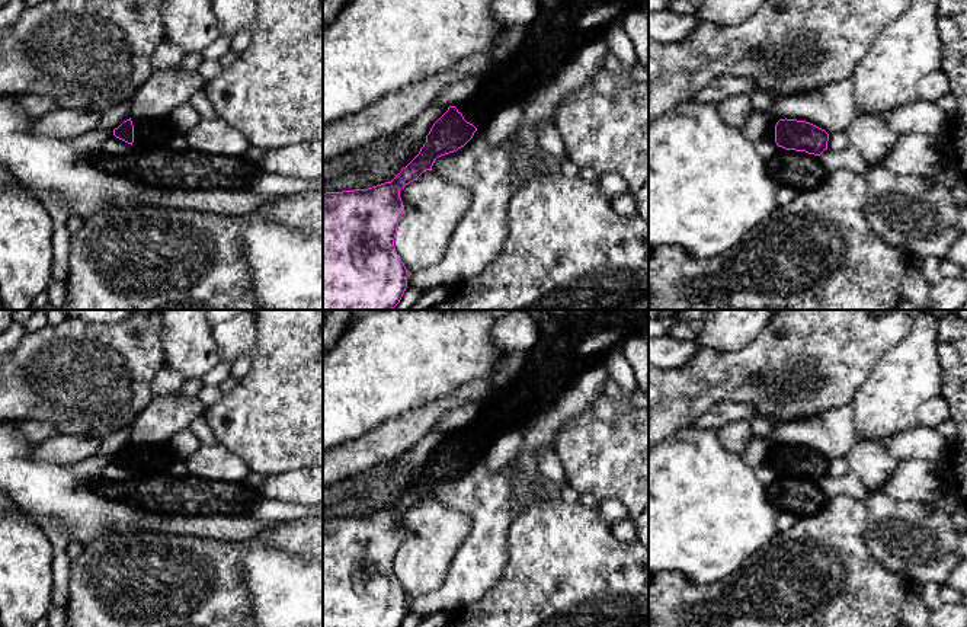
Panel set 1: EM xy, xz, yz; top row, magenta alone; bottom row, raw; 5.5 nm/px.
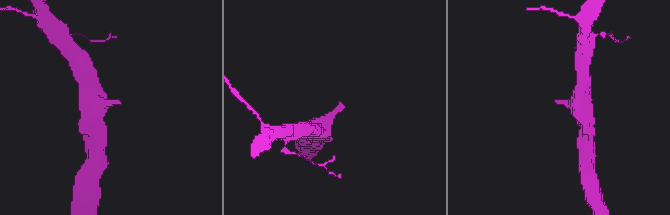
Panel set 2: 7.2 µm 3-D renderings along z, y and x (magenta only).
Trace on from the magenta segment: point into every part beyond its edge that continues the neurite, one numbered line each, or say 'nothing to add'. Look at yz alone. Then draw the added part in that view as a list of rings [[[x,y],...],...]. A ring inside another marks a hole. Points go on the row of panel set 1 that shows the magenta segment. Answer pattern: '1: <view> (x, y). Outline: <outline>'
1: yz (771, 127). Outline: [[[771,118],[771,119],[769,119],[769,124],[768,124],[768,129],[766,129],[766,138],[768,138],[777,148],[779,148],[779,147],[778,147],[777,143],[775,143],[775,125],[777,125],[777,122],[778,122],[779,119],[782,119],[782,118]]]

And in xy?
1: xy (147, 136). Outline: [[[131,118],[131,121],[134,125],[132,147],[138,151],[150,151],[167,144],[176,134],[169,118],[154,122],[145,118]]]

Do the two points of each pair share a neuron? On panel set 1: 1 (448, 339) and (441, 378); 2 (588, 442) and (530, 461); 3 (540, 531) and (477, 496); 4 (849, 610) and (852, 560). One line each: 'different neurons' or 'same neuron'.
1: same neuron
2: different neurons
3: different neurons
4: same neuron

